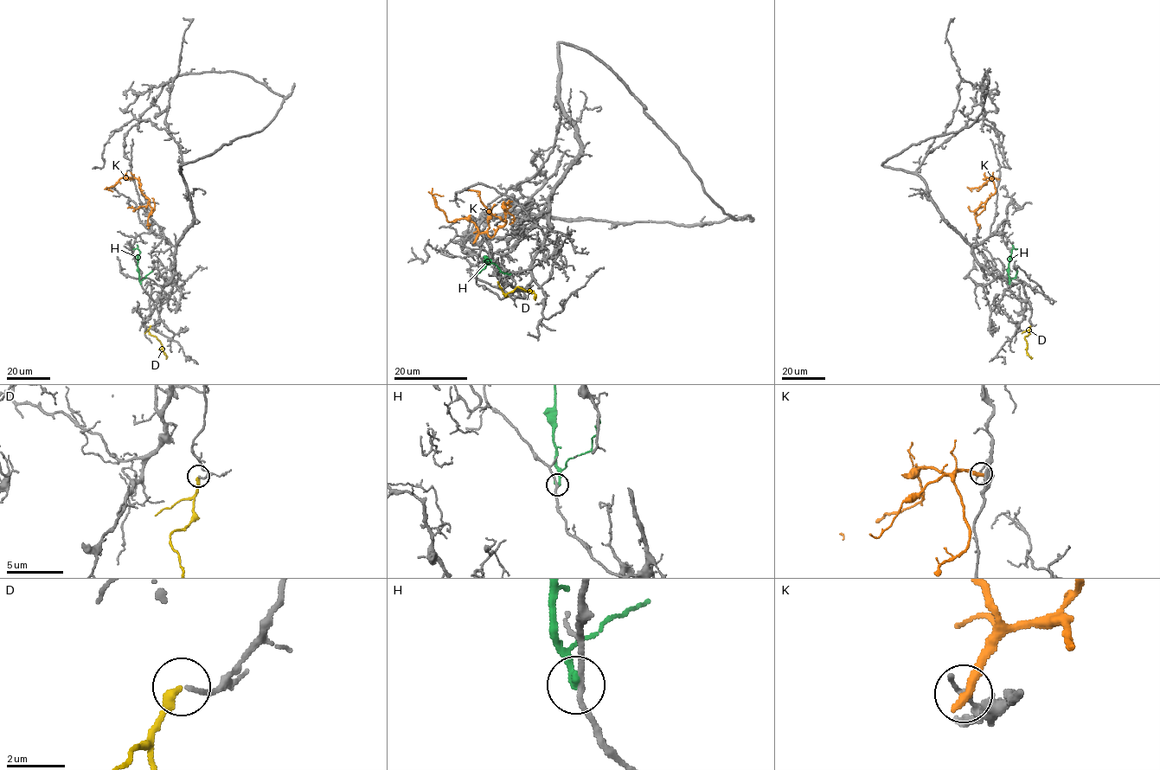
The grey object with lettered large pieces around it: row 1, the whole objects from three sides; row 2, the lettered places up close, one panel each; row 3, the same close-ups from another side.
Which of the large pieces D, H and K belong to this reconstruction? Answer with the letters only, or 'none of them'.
D

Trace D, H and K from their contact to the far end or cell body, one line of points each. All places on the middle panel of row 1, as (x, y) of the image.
D: (509, 296), (504, 295), (519, 286), (526, 291), (530, 290), (535, 299)
H: (490, 259), (485, 259), (490, 265), (477, 274)
K: (474, 241), (483, 232), (491, 237), (505, 223), (509, 202), (504, 208), (515, 218), (509, 224)

